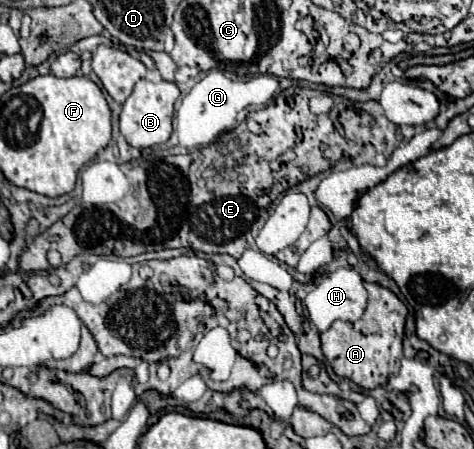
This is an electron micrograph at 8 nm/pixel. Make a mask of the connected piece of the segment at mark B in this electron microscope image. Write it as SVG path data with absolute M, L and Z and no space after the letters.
M141 79L137 81L131 97L123 103L123 111L121 111L121 133L127 139L127 143L131 147L143 149L143 147L151 147L151 145L159 145L159 143L167 143L171 137L171 117L173 117L173 103L179 97L179 87L175 83L169 81L147 81Z

